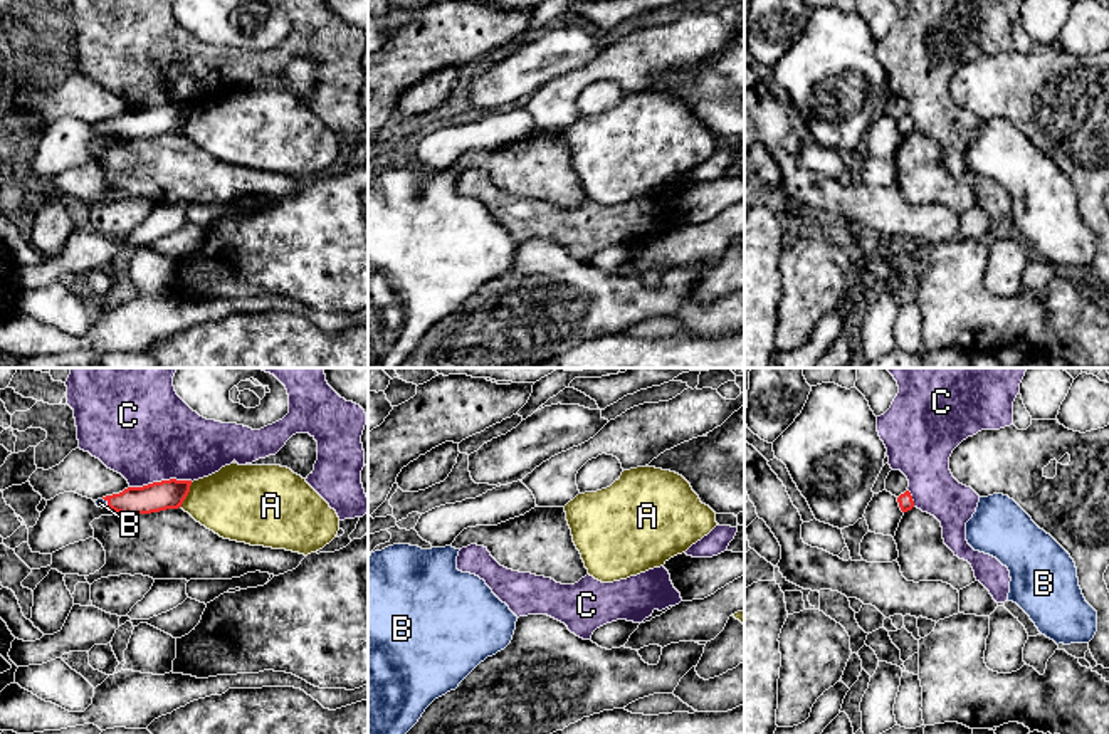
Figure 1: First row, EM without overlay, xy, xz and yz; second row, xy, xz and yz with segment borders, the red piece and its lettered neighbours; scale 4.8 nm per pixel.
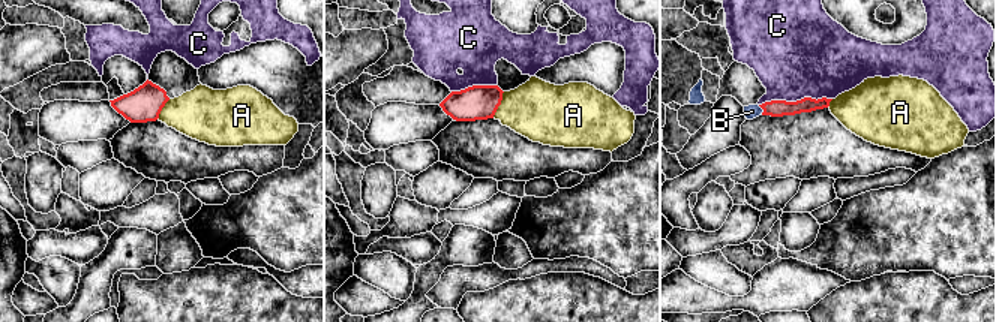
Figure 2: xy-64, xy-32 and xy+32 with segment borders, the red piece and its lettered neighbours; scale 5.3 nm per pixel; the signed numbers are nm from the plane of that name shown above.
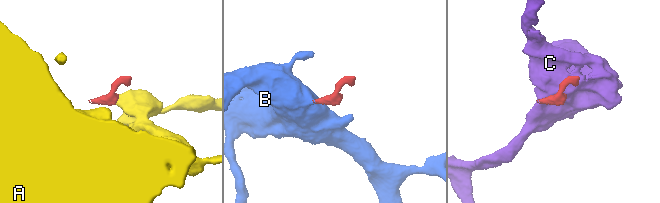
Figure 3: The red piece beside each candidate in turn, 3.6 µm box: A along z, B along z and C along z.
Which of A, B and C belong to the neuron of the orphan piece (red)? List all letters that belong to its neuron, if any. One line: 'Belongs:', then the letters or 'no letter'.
Belongs: B

